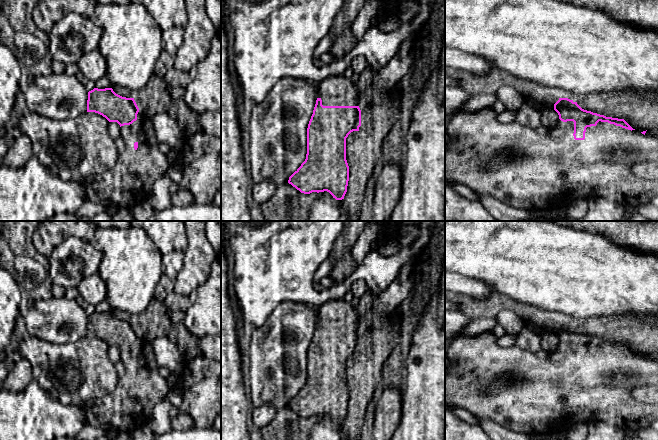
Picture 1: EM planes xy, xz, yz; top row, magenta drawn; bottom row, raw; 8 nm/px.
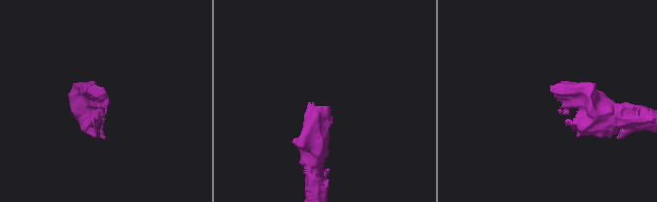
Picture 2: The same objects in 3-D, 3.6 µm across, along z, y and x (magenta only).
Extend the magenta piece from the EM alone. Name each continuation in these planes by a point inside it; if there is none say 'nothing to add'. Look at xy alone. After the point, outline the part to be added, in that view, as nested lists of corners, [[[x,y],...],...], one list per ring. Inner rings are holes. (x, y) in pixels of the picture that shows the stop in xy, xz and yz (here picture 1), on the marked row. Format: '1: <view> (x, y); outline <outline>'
1: xy (130, 181); outline [[[140,110],[136,121],[130,125],[121,126],[121,137],[125,142],[125,150],[119,155],[116,165],[109,171],[87,177],[82,185],[89,201],[108,201],[118,208],[133,208],[147,200],[153,184],[167,173],[170,163],[168,155],[159,149],[159,141],[151,119]]]

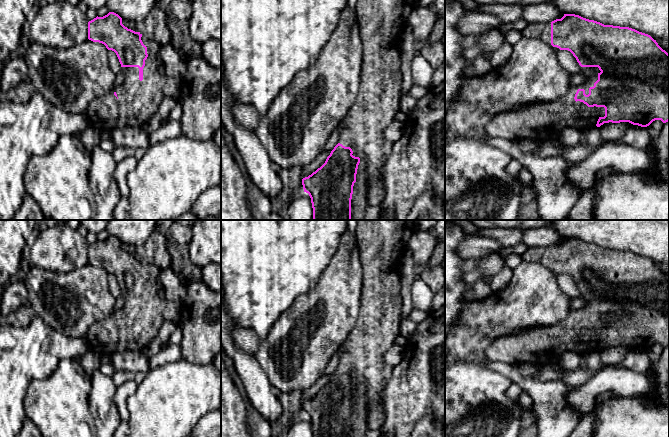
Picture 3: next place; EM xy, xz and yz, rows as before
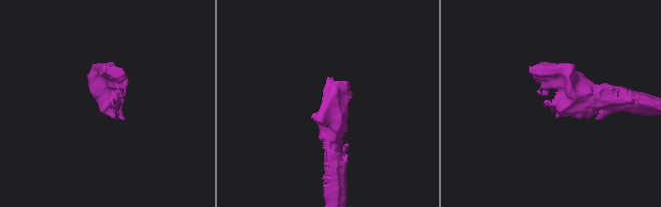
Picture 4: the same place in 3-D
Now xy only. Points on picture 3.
1: xy (138, 101); outline [[[142,35],[141,40],[147,47],[148,57],[143,68],[143,80],[139,80],[138,67],[122,67],[124,82],[115,86],[107,95],[94,99],[85,111],[90,124],[102,131],[124,129],[126,127],[143,127],[157,112],[164,99],[163,89],[167,82],[167,74],[162,61],[161,46],[155,41]]]

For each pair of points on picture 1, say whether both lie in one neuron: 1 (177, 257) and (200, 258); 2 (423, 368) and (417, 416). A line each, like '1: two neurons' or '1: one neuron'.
1: two neurons
2: one neuron

